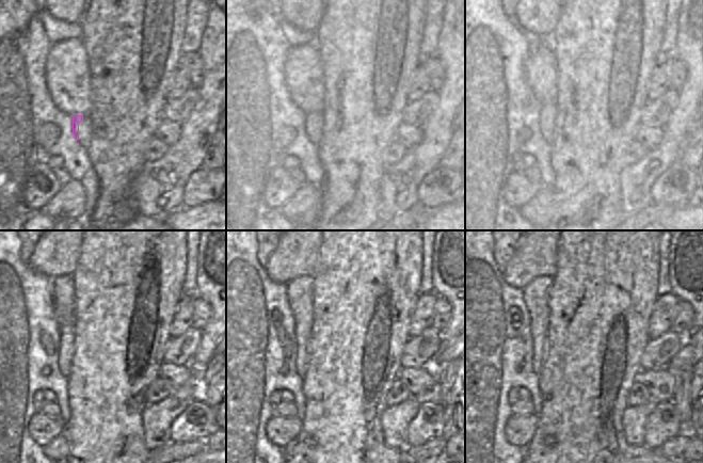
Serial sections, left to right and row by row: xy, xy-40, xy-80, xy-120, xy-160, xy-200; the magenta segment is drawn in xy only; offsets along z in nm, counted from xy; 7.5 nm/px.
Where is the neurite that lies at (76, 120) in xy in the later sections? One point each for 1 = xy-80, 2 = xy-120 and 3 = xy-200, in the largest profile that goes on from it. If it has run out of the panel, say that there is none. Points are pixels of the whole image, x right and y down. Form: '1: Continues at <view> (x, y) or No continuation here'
1: Continues at xy-80 (547, 112)
2: Continues at xy-120 (63, 287)
3: Continues at xy-200 (536, 293).

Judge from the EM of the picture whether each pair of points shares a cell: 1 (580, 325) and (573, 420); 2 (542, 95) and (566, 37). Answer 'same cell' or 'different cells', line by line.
1: same cell
2: different cells

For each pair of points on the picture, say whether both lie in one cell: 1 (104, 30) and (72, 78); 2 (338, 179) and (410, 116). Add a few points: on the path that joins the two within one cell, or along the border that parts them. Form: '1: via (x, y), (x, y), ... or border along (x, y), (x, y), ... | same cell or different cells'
1: border along (80, 38), (86, 54), (90, 80) | different cells
2: border along (408, 102), (400, 121) | different cells

